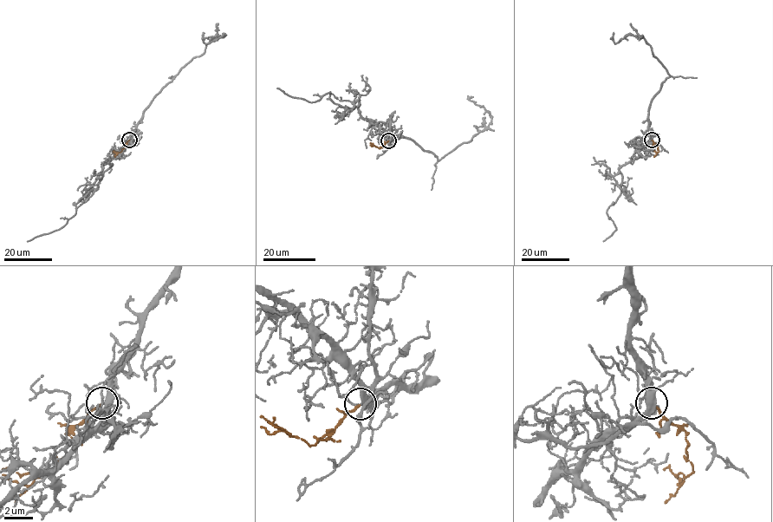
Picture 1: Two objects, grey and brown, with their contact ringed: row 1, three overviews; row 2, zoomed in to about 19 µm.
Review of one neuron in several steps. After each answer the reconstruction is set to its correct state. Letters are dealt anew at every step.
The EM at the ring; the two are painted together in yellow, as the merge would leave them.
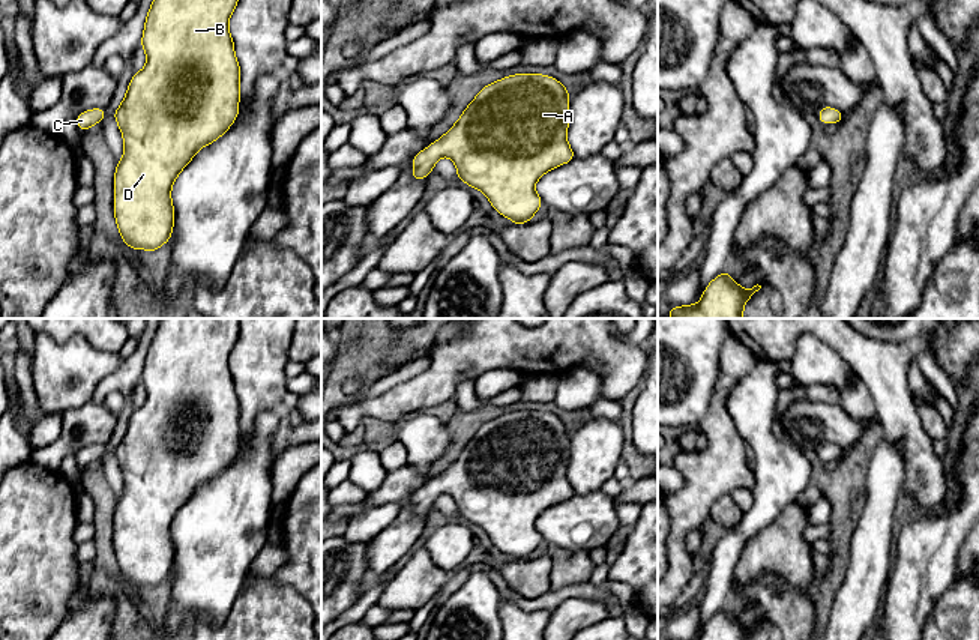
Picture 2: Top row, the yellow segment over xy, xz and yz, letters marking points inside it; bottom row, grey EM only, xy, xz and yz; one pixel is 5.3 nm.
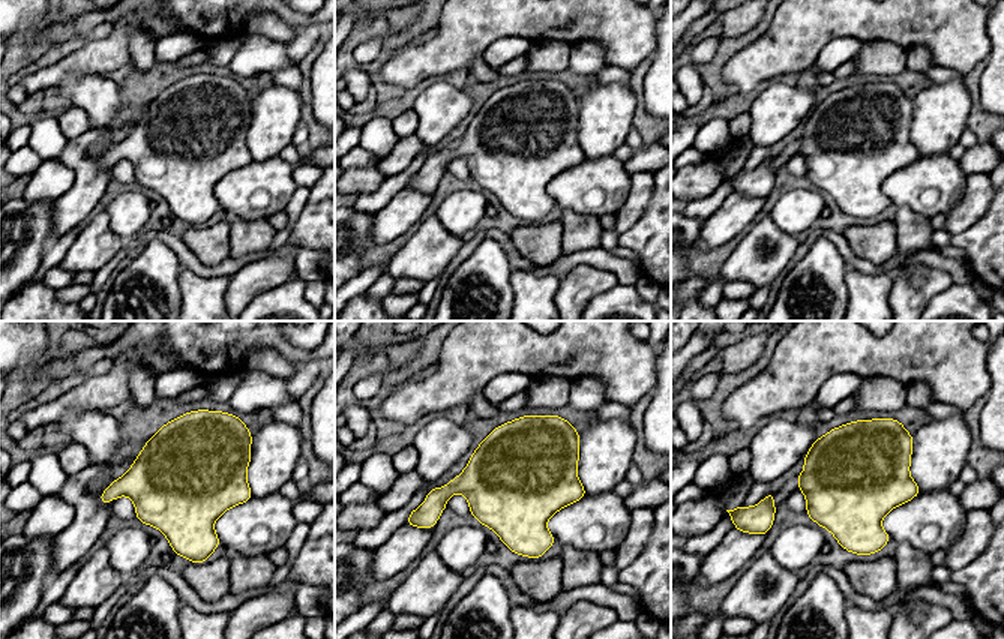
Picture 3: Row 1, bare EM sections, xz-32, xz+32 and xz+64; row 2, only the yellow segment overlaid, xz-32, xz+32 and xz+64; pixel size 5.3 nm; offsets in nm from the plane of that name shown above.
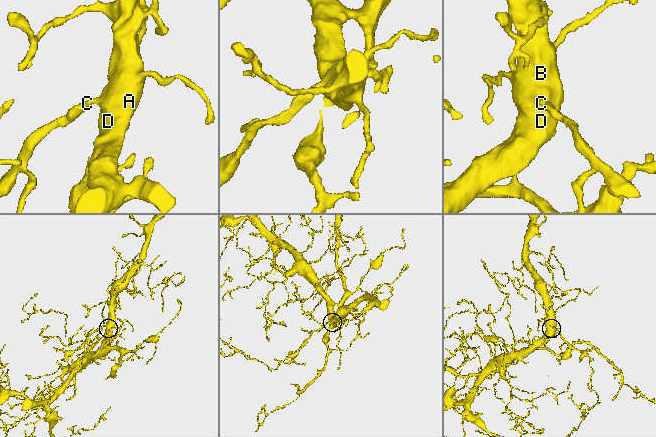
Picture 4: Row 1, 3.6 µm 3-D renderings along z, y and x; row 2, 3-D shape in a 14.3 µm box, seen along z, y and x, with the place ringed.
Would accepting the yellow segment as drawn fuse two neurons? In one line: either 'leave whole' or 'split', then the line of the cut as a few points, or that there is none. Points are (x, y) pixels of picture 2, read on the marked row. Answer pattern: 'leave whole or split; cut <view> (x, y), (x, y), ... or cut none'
leave whole; cut none

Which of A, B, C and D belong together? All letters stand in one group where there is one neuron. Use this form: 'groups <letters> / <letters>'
groups A B C D

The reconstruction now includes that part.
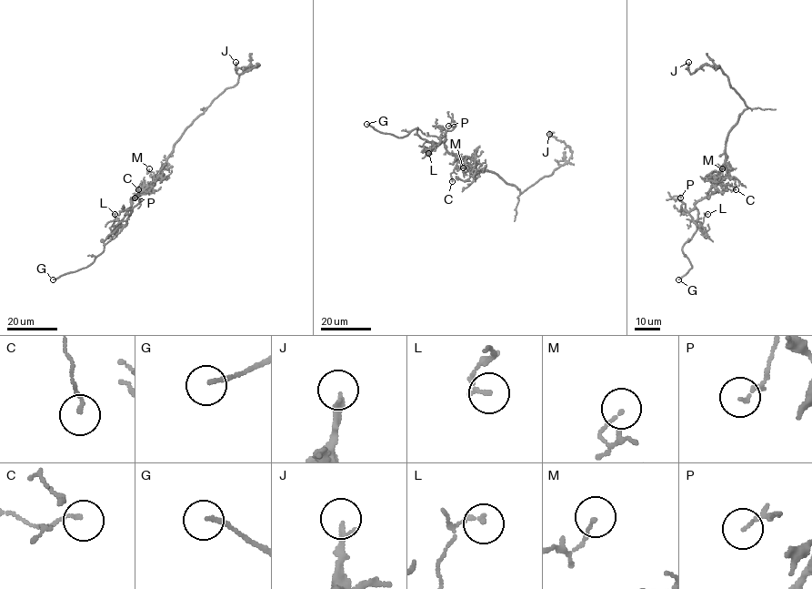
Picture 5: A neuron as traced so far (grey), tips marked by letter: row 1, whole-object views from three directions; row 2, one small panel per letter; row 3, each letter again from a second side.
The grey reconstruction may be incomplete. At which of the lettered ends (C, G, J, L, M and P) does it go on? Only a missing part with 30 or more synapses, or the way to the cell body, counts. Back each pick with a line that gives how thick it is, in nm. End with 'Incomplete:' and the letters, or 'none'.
G: 150 nm
Incomplete: G

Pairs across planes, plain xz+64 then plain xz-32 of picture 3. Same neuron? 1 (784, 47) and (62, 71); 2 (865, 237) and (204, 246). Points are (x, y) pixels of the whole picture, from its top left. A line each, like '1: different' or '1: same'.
1: same
2: same

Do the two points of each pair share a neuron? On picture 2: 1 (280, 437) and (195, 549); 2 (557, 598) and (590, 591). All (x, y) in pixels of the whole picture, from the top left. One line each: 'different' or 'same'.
1: different
2: same

